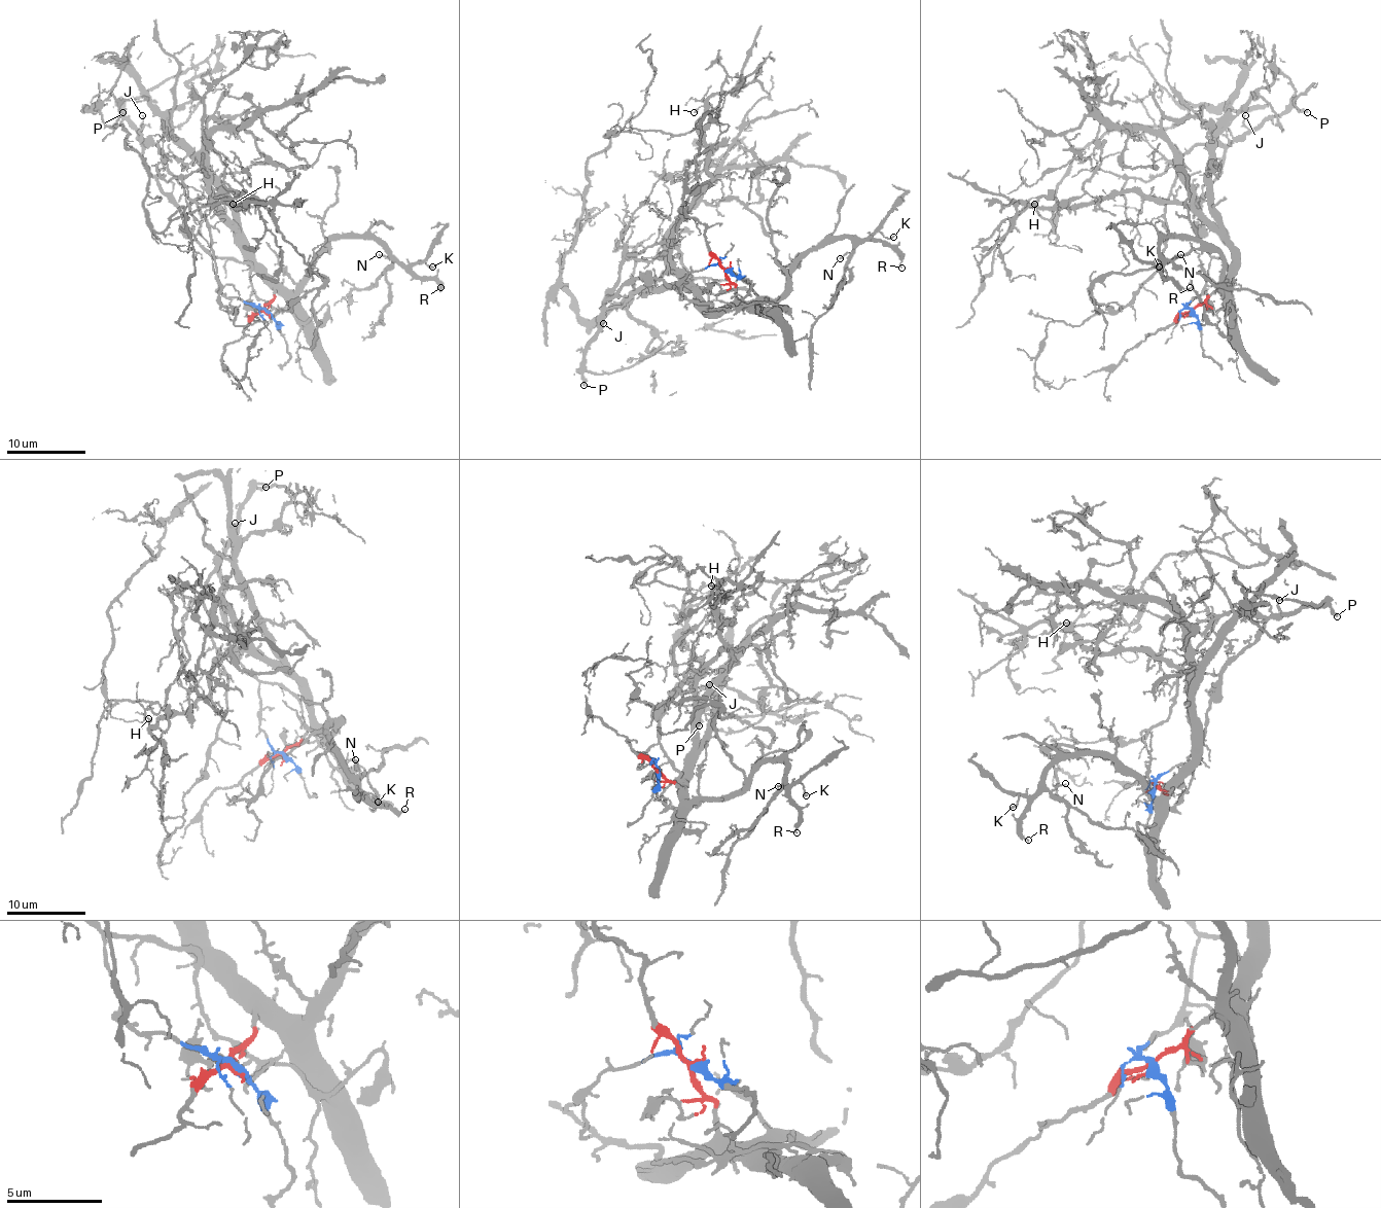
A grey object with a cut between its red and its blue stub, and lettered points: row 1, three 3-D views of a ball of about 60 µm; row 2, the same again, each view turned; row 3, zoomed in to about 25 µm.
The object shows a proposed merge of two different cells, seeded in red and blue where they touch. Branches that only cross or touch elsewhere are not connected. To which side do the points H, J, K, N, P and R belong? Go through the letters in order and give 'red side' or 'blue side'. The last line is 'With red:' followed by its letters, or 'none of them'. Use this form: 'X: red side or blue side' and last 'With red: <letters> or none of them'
H: red side
J: blue side
K: red side
N: red side
P: blue side
R: red side
With red: H, K, N, R

